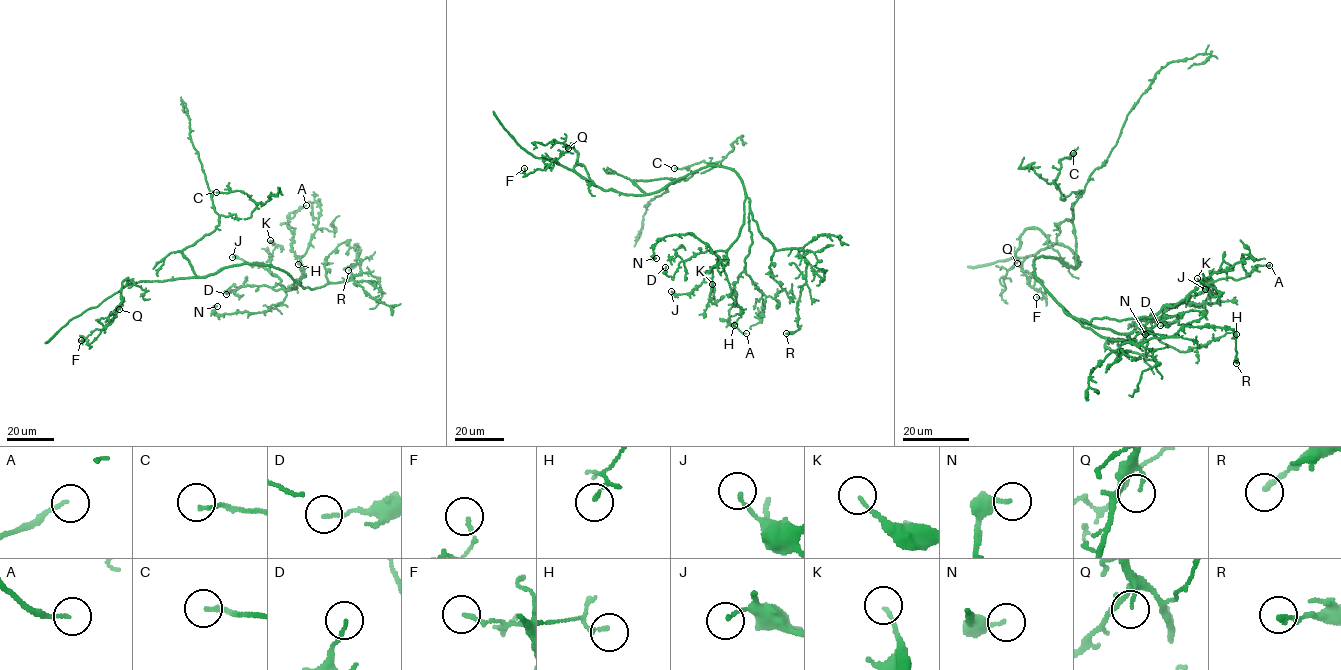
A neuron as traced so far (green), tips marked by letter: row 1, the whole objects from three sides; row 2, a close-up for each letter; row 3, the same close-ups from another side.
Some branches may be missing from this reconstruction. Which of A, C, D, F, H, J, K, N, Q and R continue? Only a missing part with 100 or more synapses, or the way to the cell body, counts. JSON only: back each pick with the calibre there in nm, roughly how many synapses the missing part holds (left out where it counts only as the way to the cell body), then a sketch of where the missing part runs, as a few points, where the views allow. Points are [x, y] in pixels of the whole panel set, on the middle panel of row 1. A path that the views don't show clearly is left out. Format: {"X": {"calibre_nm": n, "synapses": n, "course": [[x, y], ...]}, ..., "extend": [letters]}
{"extend": []}

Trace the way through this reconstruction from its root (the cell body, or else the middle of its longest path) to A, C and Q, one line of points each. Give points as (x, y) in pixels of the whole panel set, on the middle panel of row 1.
A: (679, 178), (722, 166), (733, 169), (743, 184), (752, 245), (733, 286), (735, 304), (727, 319), (746, 333)
C: (679, 178), (648, 194), (633, 182), (667, 178), (674, 183), (717, 164), (703, 161), (674, 168)
Q: (679, 178), (652, 193), (602, 190), (574, 170), (577, 152), (573, 145), (568, 148)

